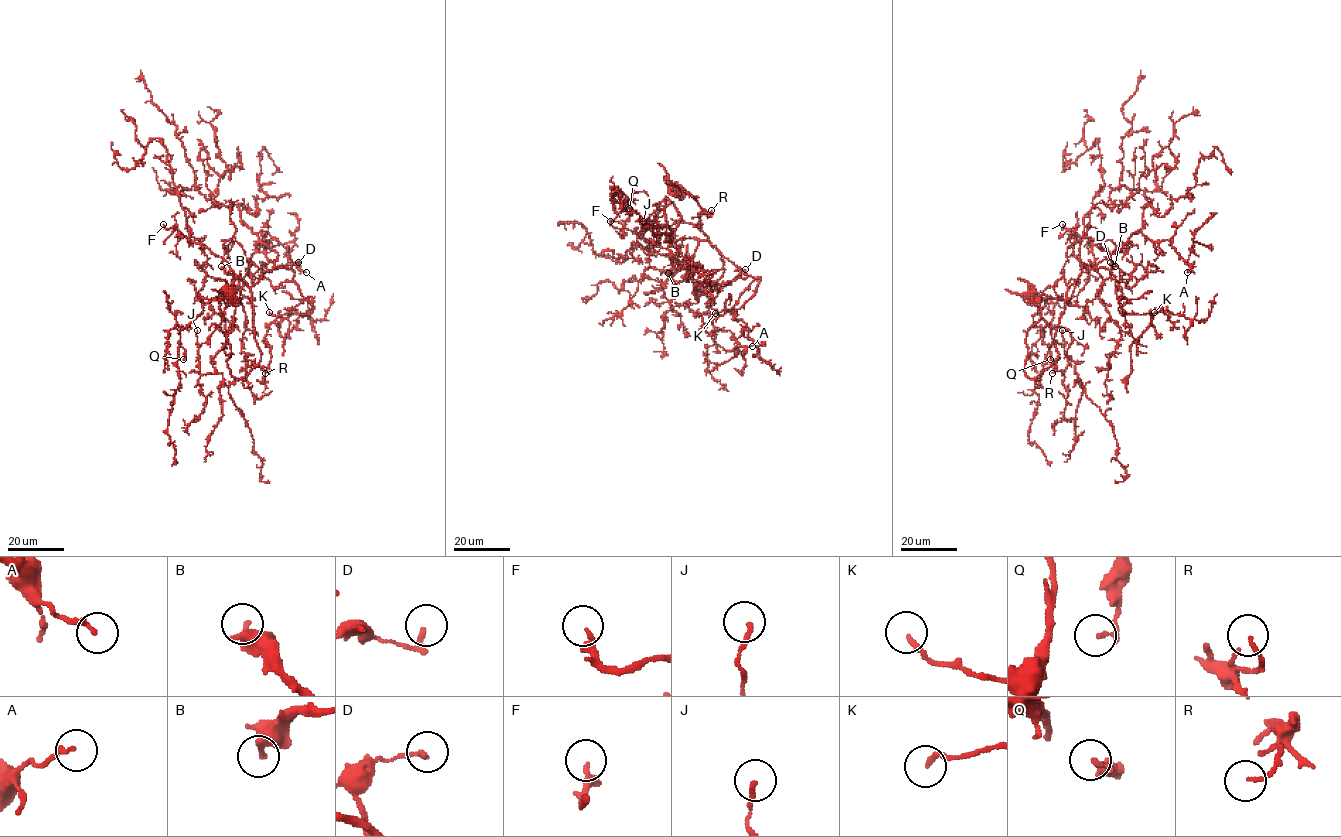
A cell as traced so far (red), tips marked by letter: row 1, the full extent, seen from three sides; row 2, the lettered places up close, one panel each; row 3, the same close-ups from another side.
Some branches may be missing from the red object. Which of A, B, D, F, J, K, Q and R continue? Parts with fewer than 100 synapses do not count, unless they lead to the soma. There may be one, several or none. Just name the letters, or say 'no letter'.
F

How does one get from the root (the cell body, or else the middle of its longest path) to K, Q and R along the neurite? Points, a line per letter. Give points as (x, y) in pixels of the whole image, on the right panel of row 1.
K: (1033, 290), (1029, 378), (1057, 357), (1066, 292), (1082, 272), (1107, 268), (1125, 311), (1154, 312)
Q: (1033, 290), (1040, 317), (1025, 374), (1037, 378), (1057, 357), (1067, 284), (1049, 286), (1033, 316), (1050, 359)
R: (1033, 290), (1040, 304), (1040, 317), (1026, 336), (1025, 374), (1037, 378), (1053, 365), (1052, 373)

